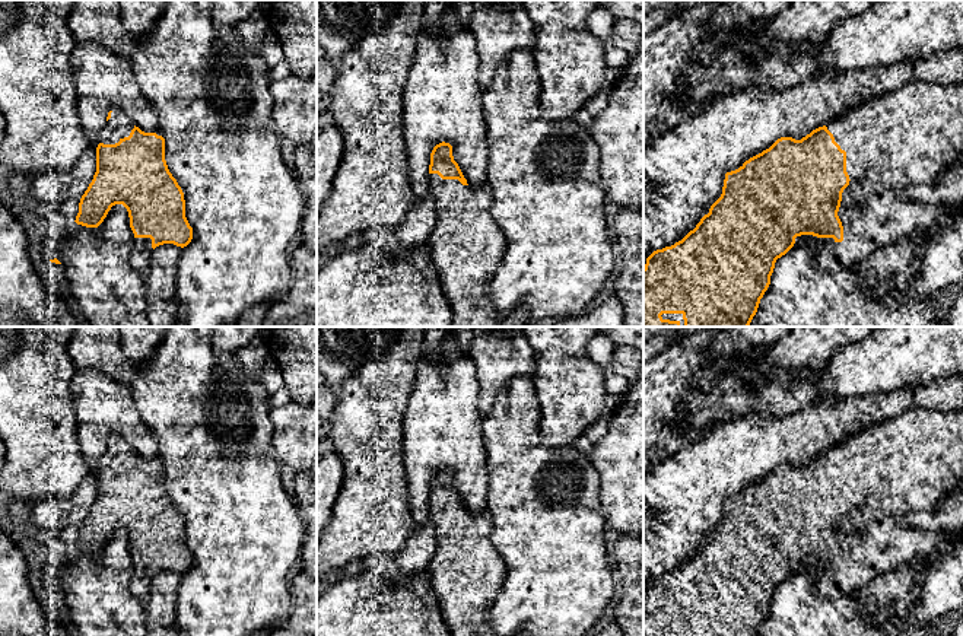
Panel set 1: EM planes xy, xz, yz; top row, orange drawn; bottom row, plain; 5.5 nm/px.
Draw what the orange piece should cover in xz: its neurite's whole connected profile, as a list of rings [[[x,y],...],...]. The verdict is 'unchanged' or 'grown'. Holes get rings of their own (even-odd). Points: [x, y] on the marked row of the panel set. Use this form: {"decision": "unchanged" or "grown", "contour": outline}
{"decision": "grown", "contour": [[[445,141],[432,150],[429,174],[436,223],[428,244],[441,289],[452,309],[452,327],[499,327],[490,282],[505,255],[506,238],[490,213],[492,190],[486,182],[477,190],[467,184],[454,160],[452,146]]]}

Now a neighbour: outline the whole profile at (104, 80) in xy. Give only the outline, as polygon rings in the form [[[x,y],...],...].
[[[77,42],[69,66],[83,131],[95,139],[107,125],[108,112],[123,111],[144,133],[159,130],[159,115],[143,95],[130,57],[93,42]]]

